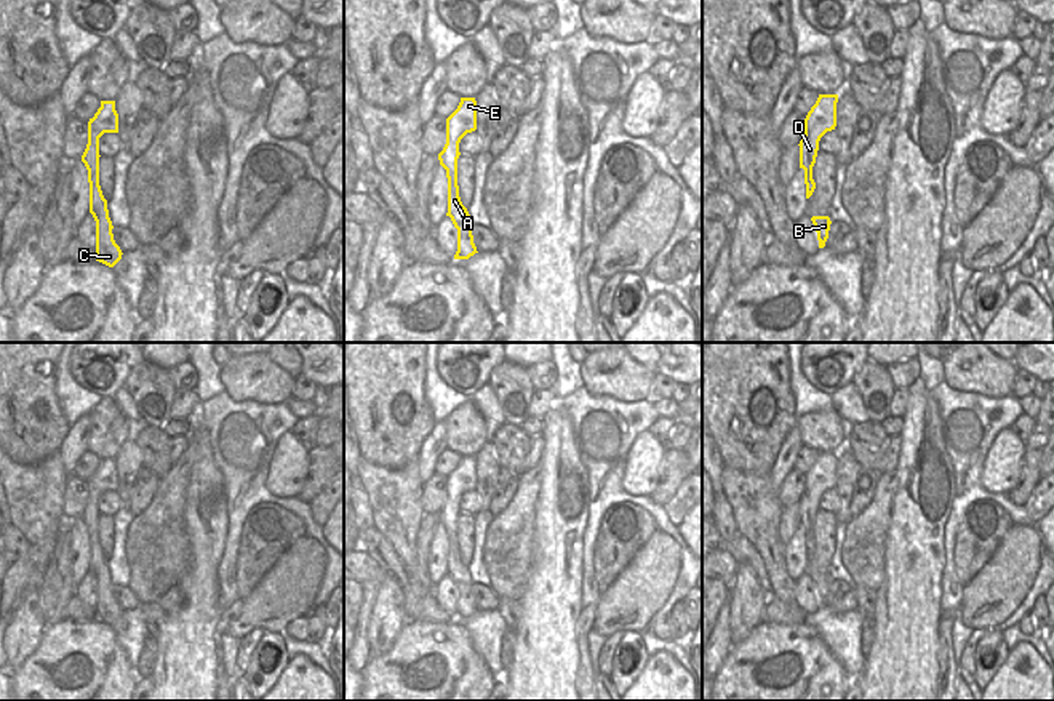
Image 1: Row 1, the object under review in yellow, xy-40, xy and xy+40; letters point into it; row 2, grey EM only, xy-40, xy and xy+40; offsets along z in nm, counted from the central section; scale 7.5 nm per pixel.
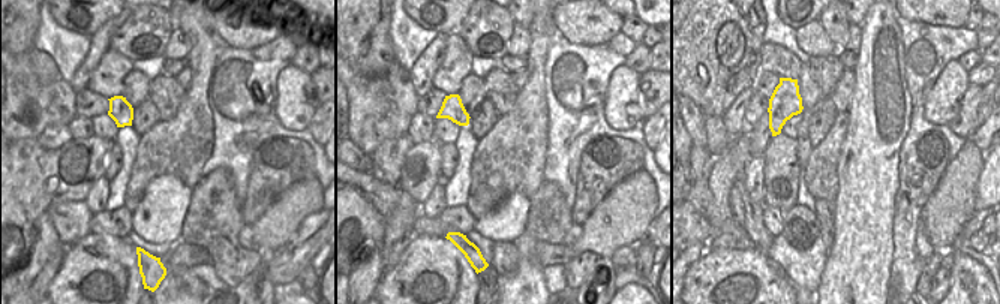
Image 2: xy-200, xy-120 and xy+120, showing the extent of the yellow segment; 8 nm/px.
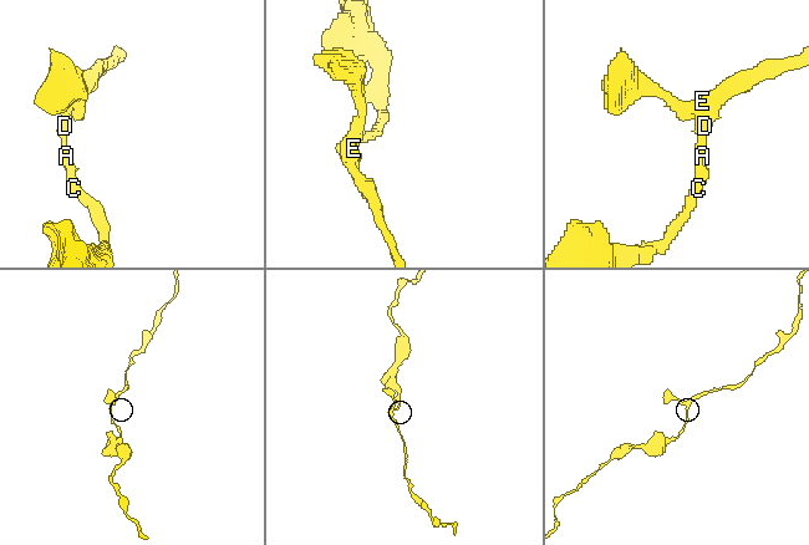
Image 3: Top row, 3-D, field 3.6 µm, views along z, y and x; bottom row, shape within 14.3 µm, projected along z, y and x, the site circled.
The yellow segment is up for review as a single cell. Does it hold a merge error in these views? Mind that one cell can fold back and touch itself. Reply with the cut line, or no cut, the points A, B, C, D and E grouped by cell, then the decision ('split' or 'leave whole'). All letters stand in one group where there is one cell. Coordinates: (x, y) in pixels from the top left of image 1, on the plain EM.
no cut | A B C D E | leave whole

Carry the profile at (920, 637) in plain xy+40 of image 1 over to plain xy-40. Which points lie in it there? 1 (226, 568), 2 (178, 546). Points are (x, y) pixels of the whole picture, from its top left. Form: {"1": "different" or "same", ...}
{"1": "different", "2": "different"}

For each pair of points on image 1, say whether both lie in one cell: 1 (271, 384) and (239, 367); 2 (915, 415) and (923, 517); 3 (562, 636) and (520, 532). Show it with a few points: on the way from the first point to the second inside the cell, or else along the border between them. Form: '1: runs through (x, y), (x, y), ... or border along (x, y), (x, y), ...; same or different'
1: runs through (263, 381), (247, 375); same
2: runs through (915, 440), (914, 464), (902, 487), (906, 492); same
3: border along (536, 520), (531, 576), (522, 594); different

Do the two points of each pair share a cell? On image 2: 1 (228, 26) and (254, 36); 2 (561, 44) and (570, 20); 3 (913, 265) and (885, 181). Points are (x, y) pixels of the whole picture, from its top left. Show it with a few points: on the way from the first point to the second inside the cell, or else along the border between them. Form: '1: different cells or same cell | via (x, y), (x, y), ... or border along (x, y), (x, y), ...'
1: same cell | via (234, 29), (248, 30)
2: different cells | border along (559, 33), (570, 42), (598, 47)
3: different cells | border along (898, 171), (898, 189), (894, 202), (894, 241)

